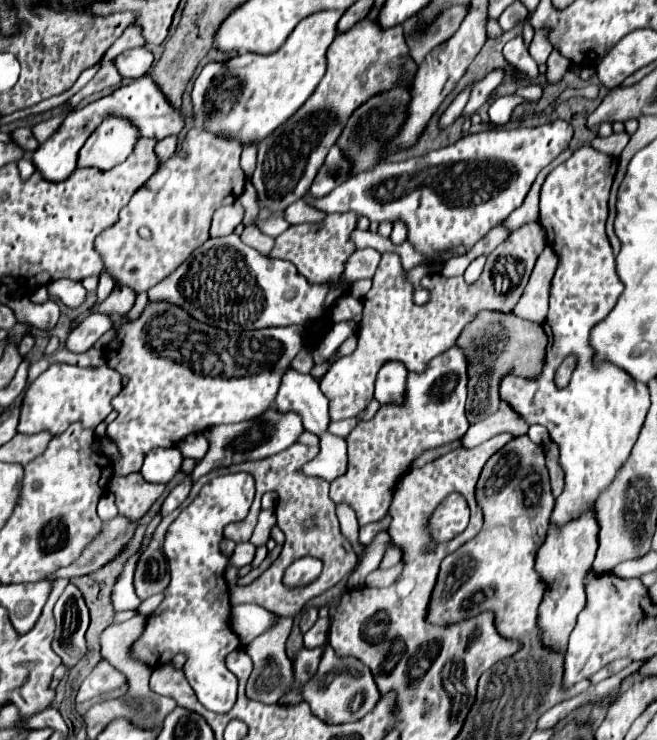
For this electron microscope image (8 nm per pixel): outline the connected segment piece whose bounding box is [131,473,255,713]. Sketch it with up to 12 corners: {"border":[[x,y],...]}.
{"border":[[249,473],[215,477],[171,523],[171,583],[133,657],[183,671],[209,711],[235,705],[223,527]]}

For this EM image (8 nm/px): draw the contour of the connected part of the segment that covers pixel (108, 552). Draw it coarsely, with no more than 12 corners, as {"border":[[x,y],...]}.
{"border":[[117,515],[69,567],[47,575],[73,579],[99,571],[133,539],[137,523]]}

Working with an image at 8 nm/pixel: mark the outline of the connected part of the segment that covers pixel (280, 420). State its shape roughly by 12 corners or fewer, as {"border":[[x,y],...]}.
{"border":[[275,407],[205,429],[193,481],[217,467],[265,459],[297,443],[299,413]]}

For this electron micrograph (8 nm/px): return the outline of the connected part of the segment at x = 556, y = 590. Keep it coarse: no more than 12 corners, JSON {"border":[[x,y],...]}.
{"border":[[595,507],[551,523],[535,569],[543,641],[561,653],[597,553]]}

